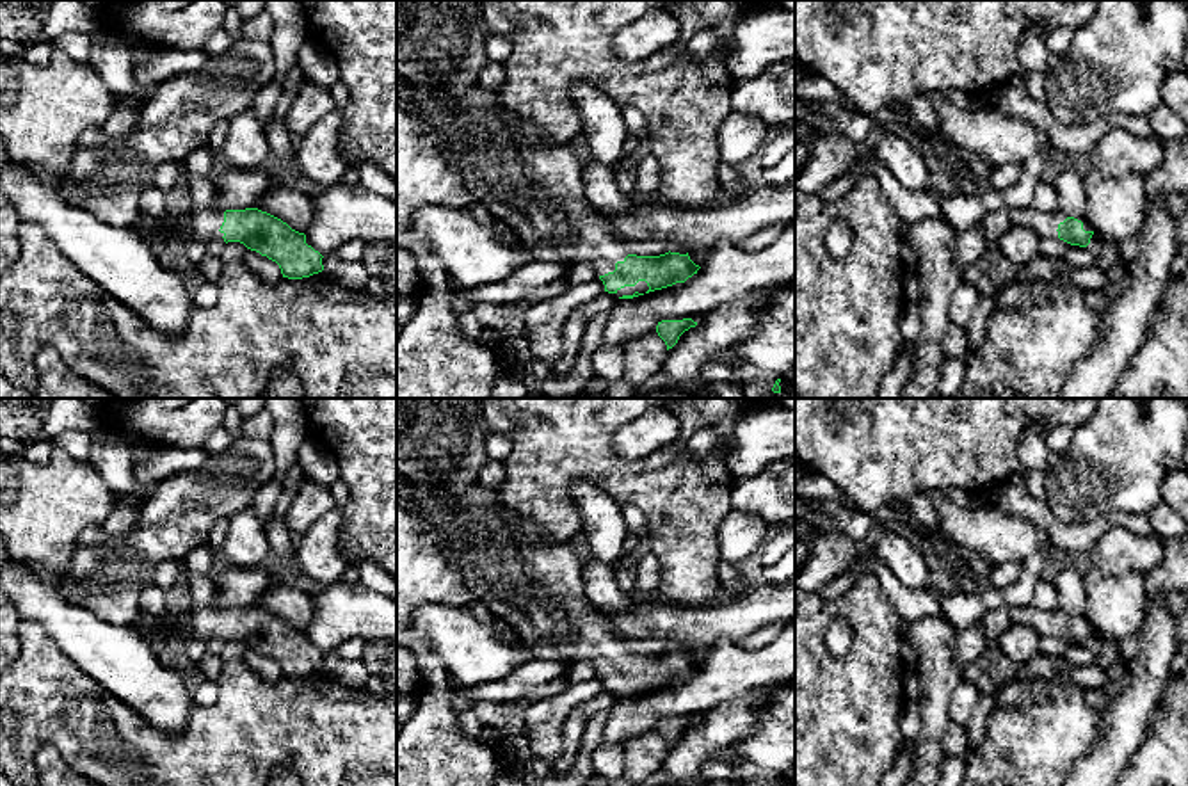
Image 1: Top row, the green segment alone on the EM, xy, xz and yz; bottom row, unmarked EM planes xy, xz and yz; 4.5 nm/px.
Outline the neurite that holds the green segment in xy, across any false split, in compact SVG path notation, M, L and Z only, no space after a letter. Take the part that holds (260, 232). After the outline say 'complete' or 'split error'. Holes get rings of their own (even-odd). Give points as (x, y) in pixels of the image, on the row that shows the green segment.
M258 208L245 210L190 210L176 226L160 226L162 251L181 251L189 238L201 244L222 238L240 242L267 256L281 269L283 277L302 279L324 270L322 254L306 244L306 235L292 229L281 219Z | split error

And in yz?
M1033 206L1010 208L1012 224L1031 229L1039 238L1060 238L1071 245L1087 247L1094 231L1085 231L1083 222L1060 212L1042 212Z | split error

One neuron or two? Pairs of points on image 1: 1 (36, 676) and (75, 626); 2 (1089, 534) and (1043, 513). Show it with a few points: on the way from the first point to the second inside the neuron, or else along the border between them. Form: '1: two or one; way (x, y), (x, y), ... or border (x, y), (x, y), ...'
1: two; border (25, 621), (36, 623), (88, 676)
2: one; way (1076, 534), (1062, 534), (1053, 525)

